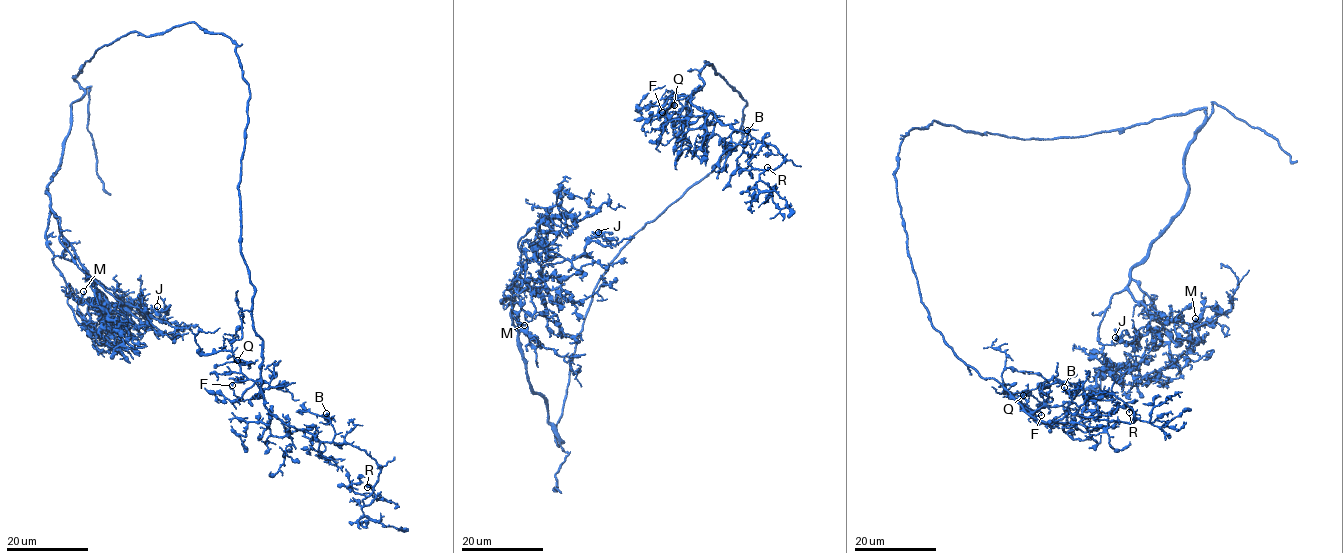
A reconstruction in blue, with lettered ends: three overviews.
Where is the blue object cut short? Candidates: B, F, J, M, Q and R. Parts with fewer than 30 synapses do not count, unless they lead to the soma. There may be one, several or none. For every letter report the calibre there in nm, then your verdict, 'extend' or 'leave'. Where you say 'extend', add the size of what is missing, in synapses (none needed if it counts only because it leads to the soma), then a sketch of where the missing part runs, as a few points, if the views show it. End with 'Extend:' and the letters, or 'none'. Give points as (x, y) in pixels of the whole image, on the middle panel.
B: calibre 140 nm; leave
F: calibre 110 nm; leave
J: calibre 140 nm; leave
M: calibre 140 nm; leave
Q: calibre 140 nm; leave
R: calibre 160 nm; extend; 30 synapses; course (767, 167), (764, 179), (758, 186), (732, 190)
Extend: R

